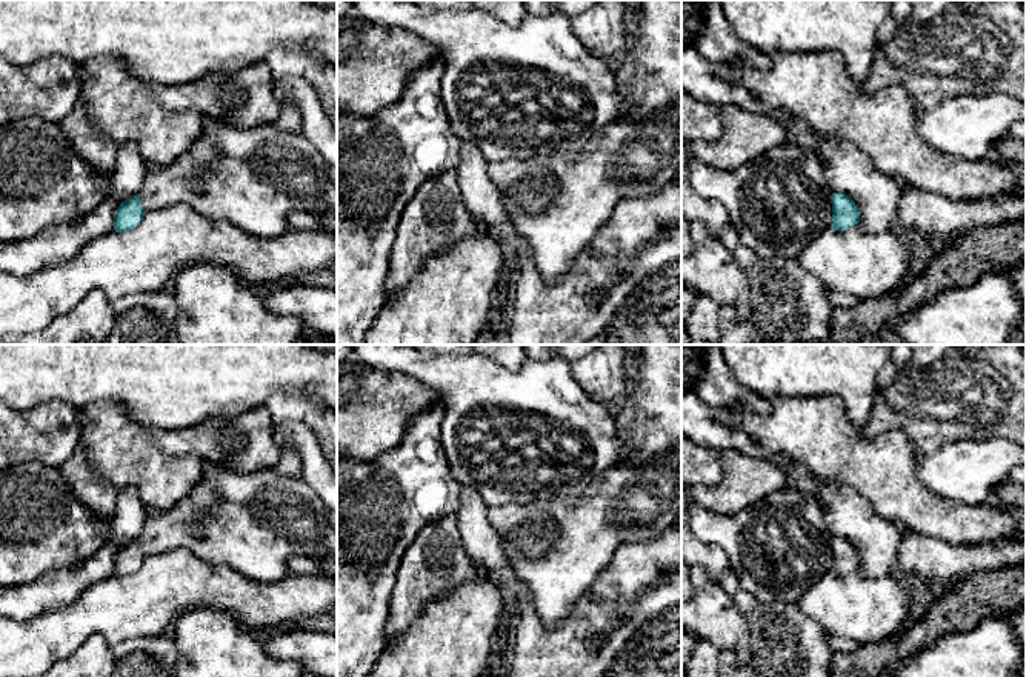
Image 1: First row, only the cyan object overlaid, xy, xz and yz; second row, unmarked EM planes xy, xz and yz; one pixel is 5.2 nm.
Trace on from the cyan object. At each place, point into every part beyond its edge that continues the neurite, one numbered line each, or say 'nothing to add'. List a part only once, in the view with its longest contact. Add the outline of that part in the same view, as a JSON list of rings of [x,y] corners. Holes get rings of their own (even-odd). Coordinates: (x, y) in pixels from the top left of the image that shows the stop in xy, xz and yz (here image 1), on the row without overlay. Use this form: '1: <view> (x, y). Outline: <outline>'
1: xy (256, 522). Outline: [[[208,466],[200,483],[169,511],[151,512],[140,535],[146,555],[183,548],[208,563],[223,563],[260,583],[274,583],[289,577],[288,560],[292,555],[320,559],[337,552],[337,529],[329,522],[329,509],[320,497],[297,477],[281,475],[272,468],[238,474]]]

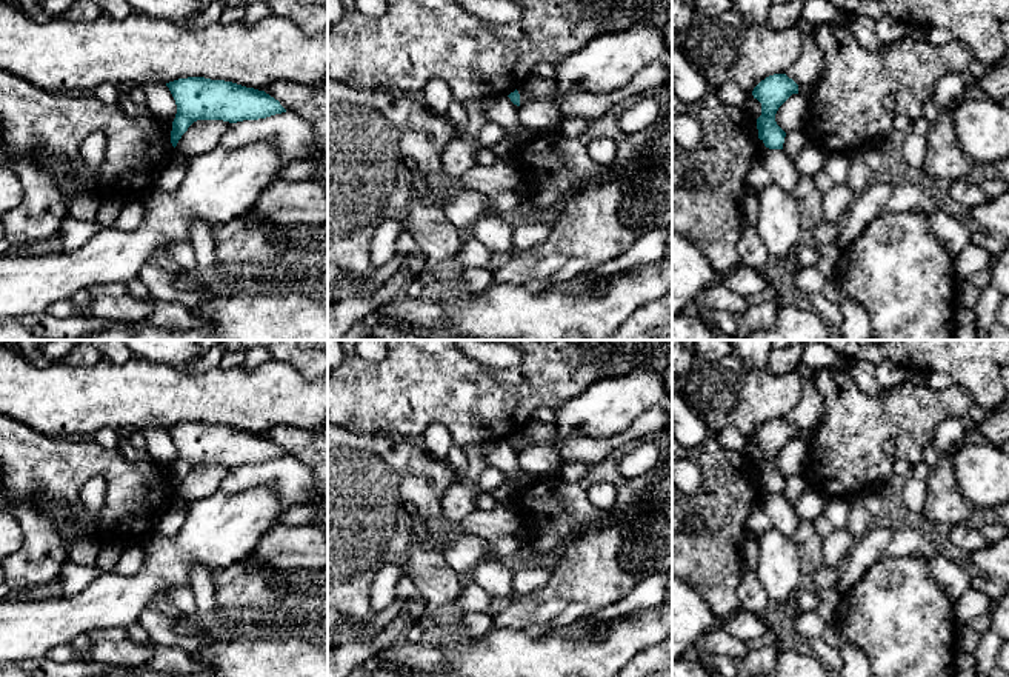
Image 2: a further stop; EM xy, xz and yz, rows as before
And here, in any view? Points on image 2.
nothing to add

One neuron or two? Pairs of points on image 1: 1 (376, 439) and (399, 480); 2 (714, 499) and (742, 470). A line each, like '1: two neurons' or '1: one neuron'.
1: two neurons
2: one neuron

